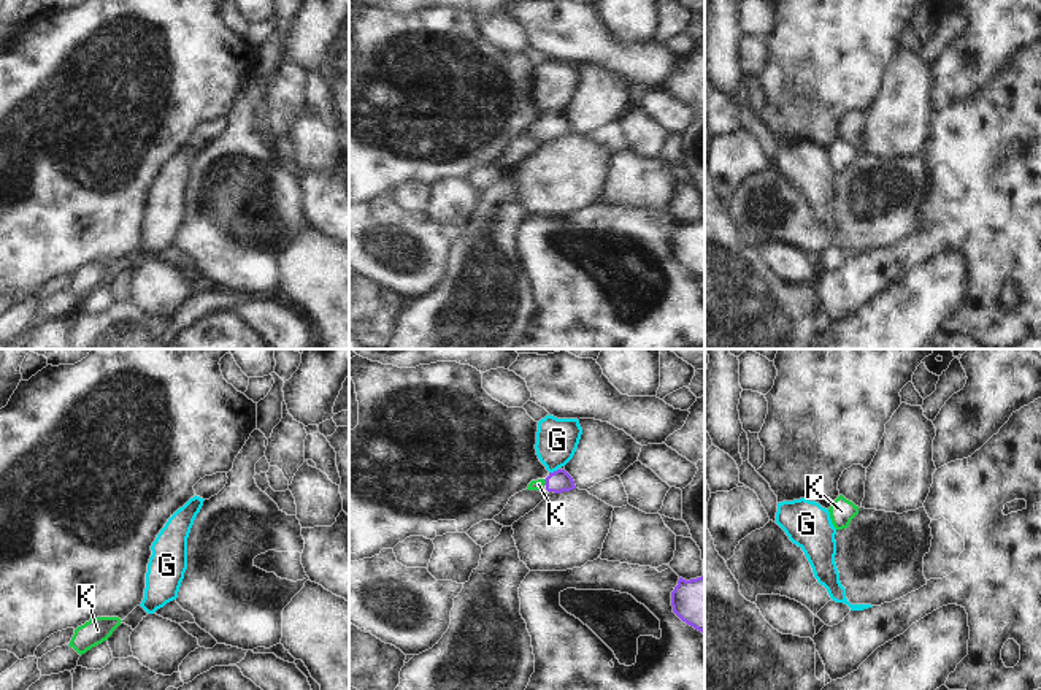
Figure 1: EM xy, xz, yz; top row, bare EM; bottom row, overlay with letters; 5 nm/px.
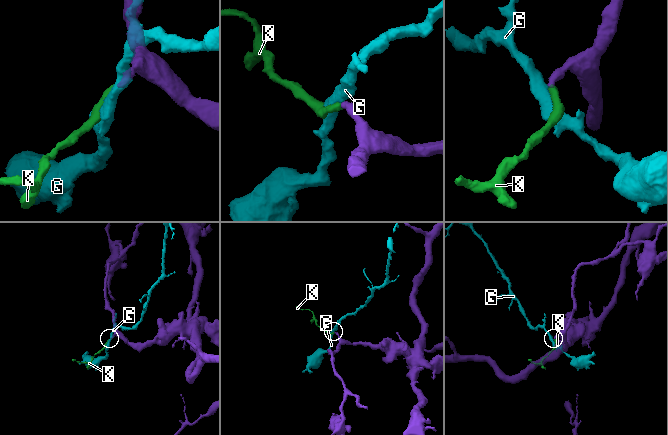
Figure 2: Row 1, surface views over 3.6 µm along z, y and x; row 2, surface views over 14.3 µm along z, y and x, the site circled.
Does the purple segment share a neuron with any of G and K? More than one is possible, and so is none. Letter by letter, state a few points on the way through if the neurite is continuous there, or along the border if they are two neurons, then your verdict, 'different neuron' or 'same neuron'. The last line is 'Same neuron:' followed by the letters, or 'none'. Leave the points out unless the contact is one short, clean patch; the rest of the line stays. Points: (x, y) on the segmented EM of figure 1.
G: along xz (557, 468), (549, 473) | different neuron
K: across xz (559, 481), (546, 482), (538, 484) | same neuron
Same neuron: K

